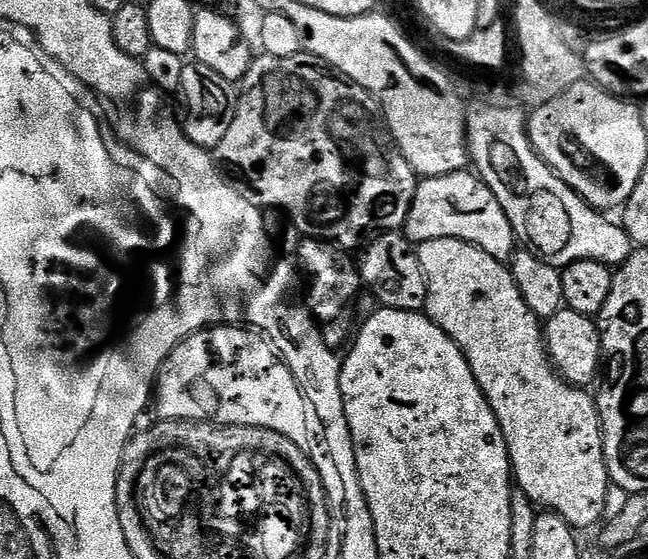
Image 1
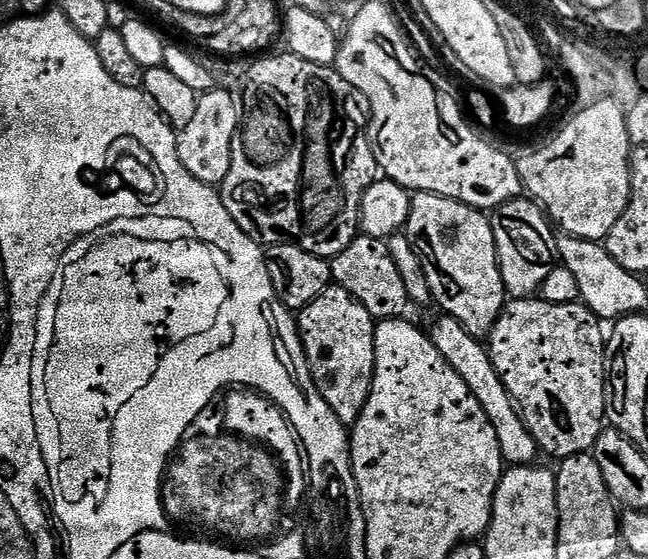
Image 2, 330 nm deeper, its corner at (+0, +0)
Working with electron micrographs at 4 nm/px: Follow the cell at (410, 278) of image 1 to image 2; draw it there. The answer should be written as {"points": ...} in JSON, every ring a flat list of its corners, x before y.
{"points":[[360,234,342,250,342,254,331,257,332,279,339,287,345,288,370,314,377,320,395,320,403,317,410,301,407,296,405,283,394,264,387,243,378,238]]}

